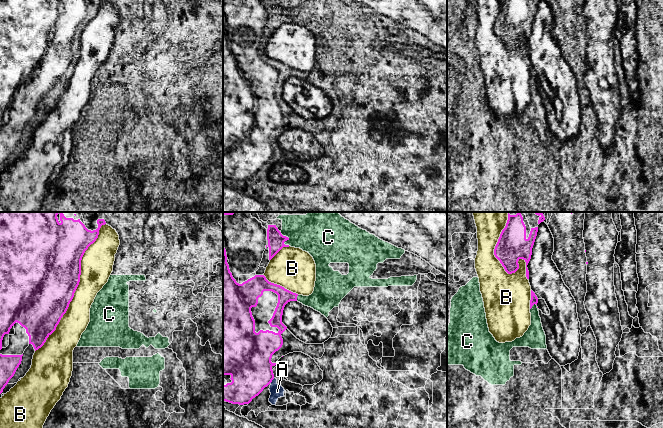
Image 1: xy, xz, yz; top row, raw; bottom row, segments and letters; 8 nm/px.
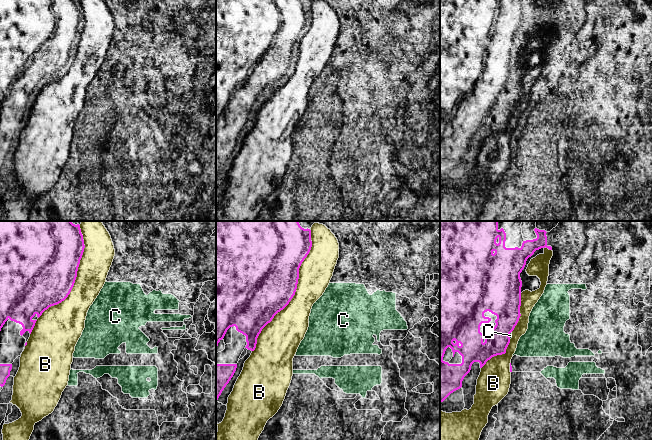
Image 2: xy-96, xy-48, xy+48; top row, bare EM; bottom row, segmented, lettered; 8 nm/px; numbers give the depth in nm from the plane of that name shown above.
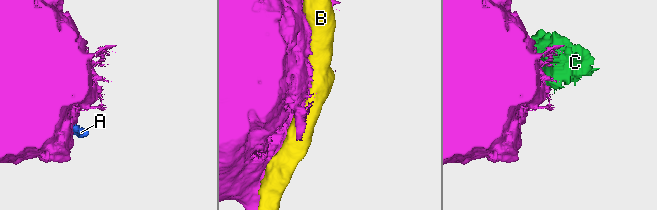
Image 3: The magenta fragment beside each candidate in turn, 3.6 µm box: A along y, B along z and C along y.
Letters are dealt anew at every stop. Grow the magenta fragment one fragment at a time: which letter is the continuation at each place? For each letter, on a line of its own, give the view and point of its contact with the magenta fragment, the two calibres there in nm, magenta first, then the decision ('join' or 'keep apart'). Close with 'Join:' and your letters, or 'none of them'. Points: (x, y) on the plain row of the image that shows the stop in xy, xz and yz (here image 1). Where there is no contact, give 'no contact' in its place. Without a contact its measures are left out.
A: meets magenta in xz at (271, 157); 360 nm thick on the magenta side, 110 nm on the other; keep apart
B: meets magenta in xy at (77, 62); 500 nm thick on the magenta side, 260 nm on the other; keep apart
C: meets magenta in xz at (287, 15); 130 nm thick on the magenta side, 260 nm on the other; keep apart
Join: none of them

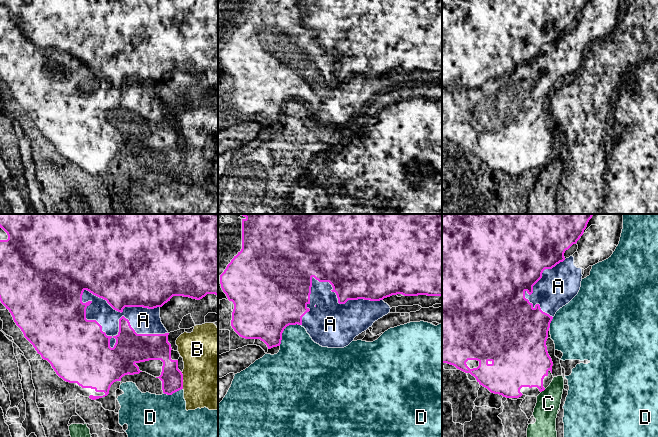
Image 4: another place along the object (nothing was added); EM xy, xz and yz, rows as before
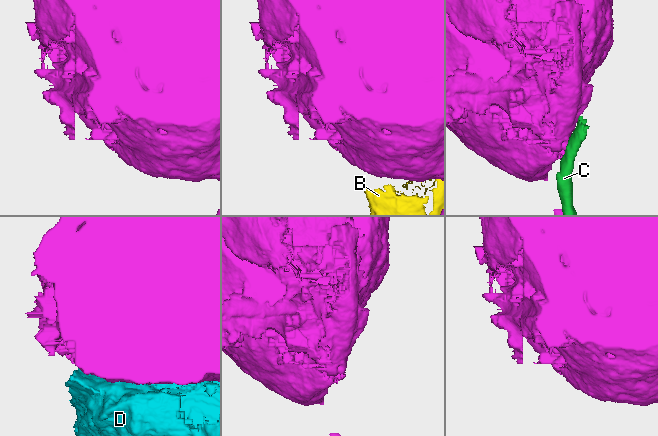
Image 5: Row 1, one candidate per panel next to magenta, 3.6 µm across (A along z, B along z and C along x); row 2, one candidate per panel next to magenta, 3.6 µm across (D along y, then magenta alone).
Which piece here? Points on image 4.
A: meets magenta in xy at (116, 111); 360 nm thick on the magenta side, 200 nm on the other; join
B: meets magenta in xy at (182, 156); 180 nm thick on the magenta side, 500 nm on the other; keep apart
C: meets magenta in yz at (543, 166); 360 nm thick on the magenta side, 190 nm on the other; keep apart
D: meets magenta in xz at (284, 104); 500 nm thick on the magenta side, 320 nm on the other; keep apart
Join: A

